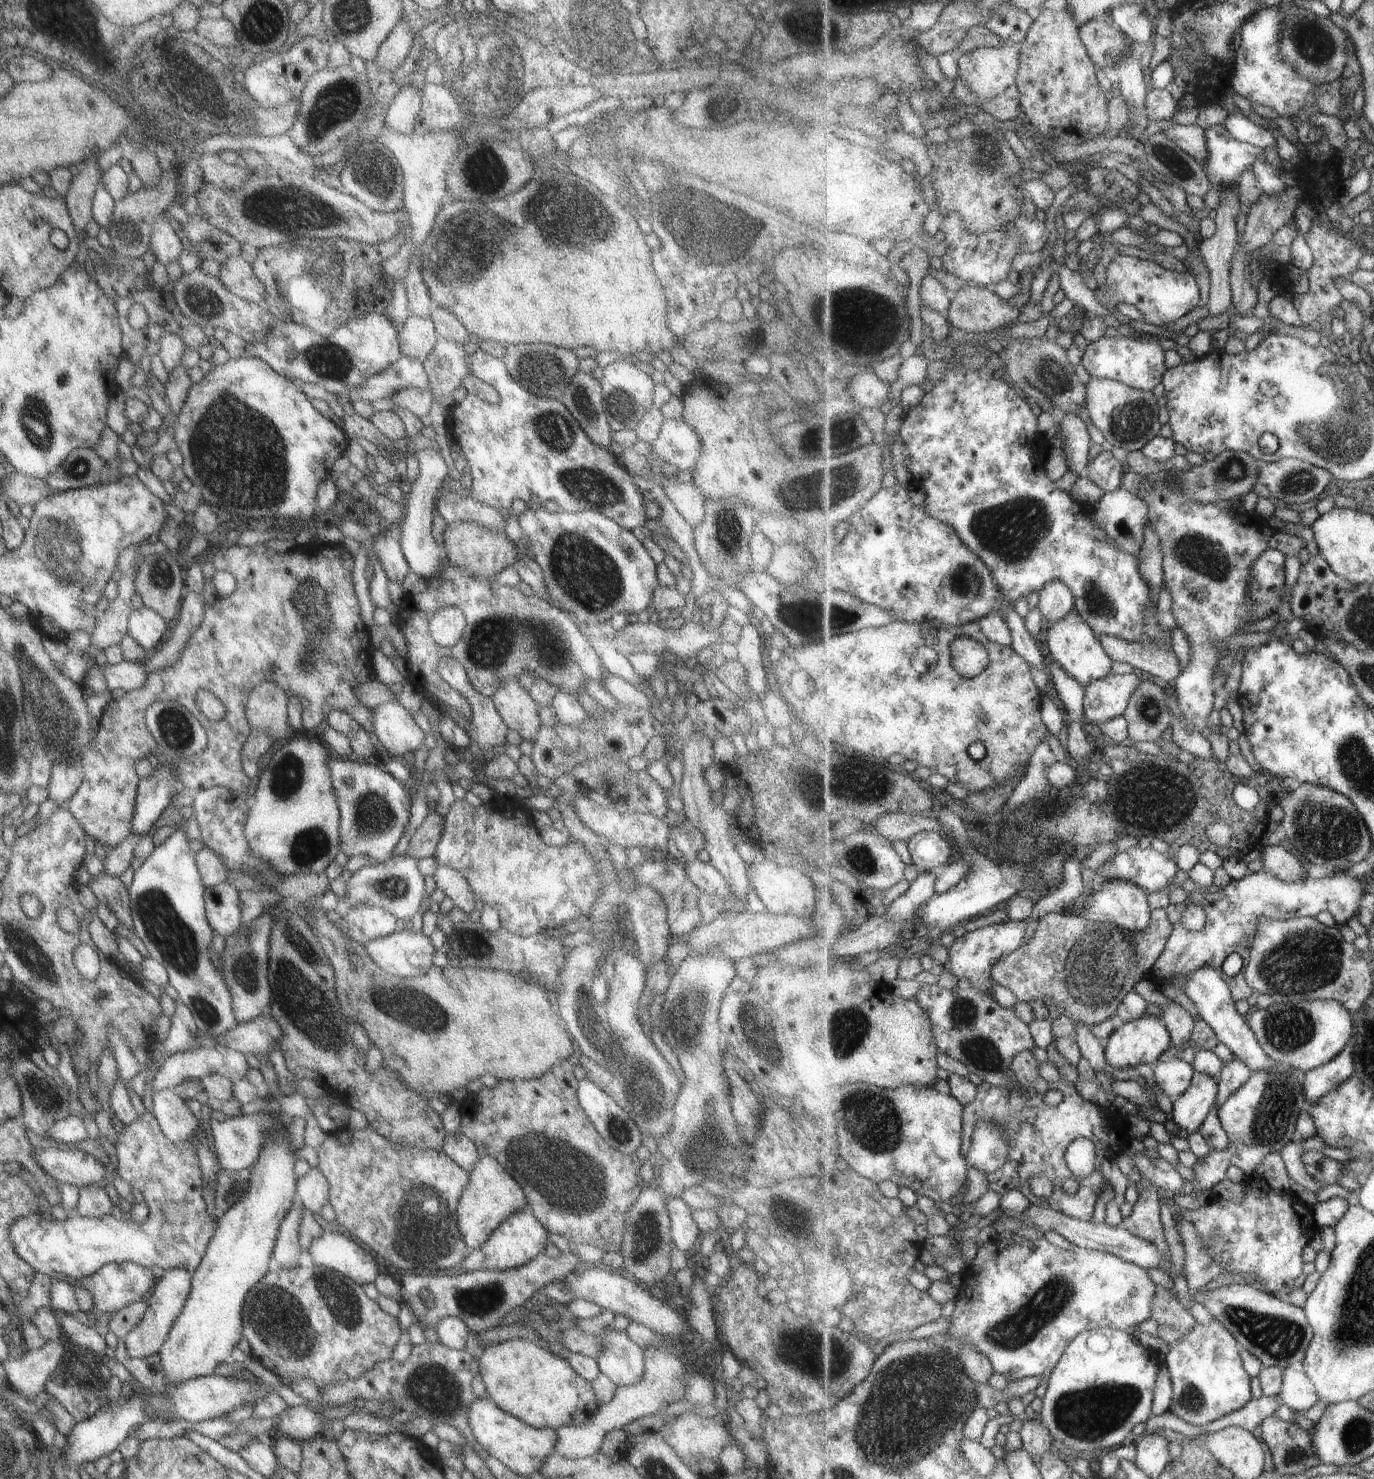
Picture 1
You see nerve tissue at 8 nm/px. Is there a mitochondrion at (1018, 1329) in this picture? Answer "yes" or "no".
yes

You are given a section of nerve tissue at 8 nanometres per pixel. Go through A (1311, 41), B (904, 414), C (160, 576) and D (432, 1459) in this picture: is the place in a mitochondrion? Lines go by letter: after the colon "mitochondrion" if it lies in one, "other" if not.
A: mitochondrion
B: other
C: mitochondrion
D: other

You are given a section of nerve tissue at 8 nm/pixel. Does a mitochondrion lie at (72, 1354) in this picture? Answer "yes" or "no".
no

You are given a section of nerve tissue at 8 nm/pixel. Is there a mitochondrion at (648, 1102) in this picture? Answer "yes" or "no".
yes

